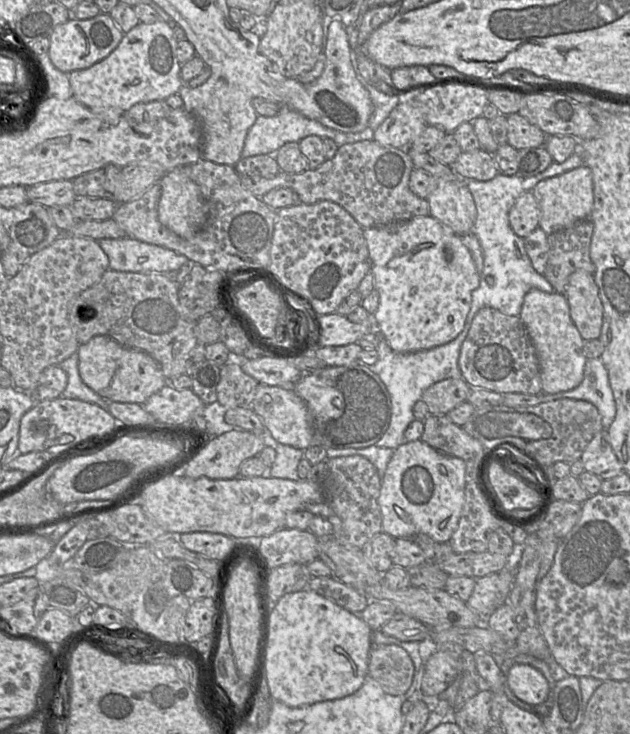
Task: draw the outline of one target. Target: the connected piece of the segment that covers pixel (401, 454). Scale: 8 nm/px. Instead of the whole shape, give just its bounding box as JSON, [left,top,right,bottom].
[378,439,466,543]

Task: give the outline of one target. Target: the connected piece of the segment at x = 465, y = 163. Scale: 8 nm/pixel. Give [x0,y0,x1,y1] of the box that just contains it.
[449,149,499,181]

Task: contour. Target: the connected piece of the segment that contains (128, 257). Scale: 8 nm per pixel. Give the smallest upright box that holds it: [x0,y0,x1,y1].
[98,237,189,272]

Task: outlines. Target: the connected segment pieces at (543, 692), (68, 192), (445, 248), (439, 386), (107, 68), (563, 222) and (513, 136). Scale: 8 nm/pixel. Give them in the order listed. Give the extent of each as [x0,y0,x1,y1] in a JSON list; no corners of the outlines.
[[506,664,549,705],[26,180,77,208],[363,215,480,353],[421,379,471,415],[69,19,184,111],[532,166,593,235],[507,114,547,151]]

